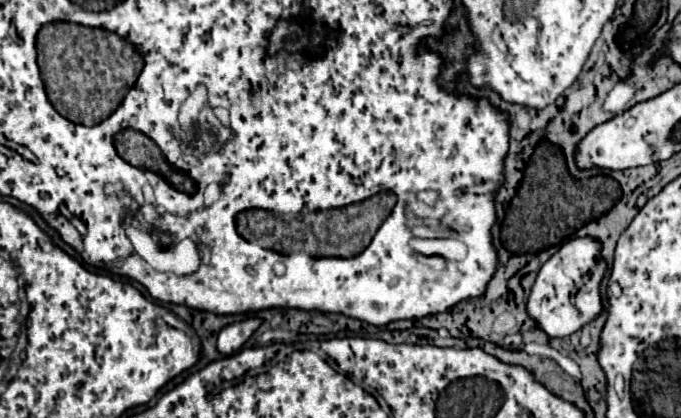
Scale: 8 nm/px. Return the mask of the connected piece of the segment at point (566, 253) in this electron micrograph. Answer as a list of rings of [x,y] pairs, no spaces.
[[[573,238],[541,266],[527,300],[527,314],[547,336],[565,338],[601,312],[599,286],[605,274],[605,262],[601,262],[599,248],[593,238]]]

